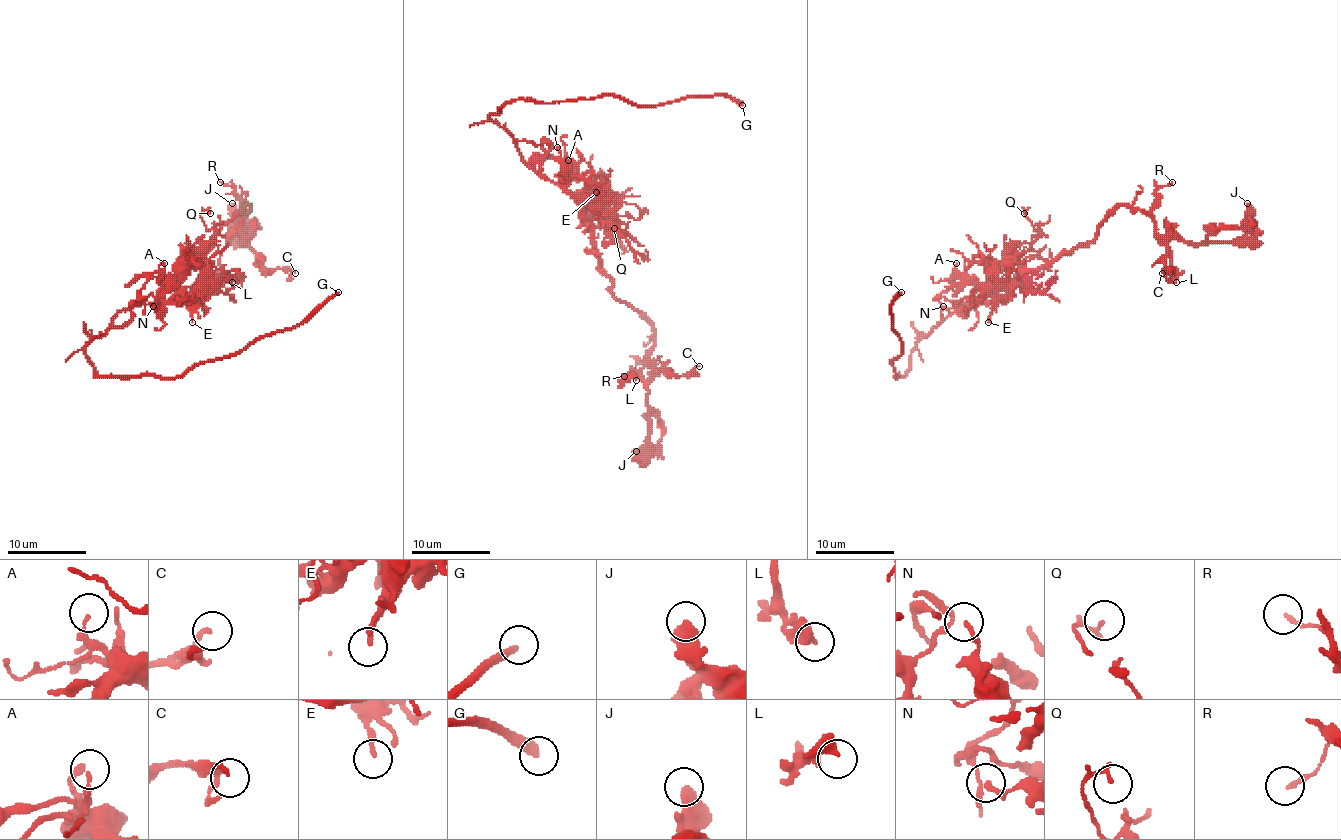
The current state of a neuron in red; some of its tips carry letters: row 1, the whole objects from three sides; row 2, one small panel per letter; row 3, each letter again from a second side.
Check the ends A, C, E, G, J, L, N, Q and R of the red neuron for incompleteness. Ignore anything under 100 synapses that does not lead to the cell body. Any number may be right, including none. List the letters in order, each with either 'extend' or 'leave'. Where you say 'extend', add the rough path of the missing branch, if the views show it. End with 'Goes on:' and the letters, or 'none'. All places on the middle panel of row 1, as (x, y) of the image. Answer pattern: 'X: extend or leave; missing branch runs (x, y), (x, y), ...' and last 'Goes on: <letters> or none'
A: leave
C: leave
E: leave
G: extend
J: leave
L: leave
N: leave
Q: leave
R: leave
Goes on: G

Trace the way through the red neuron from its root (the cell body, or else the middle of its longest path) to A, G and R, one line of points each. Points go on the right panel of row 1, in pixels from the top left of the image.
A: (972, 304), (980, 302), (982, 294), (954, 267), (956, 263)
G: (972, 304), (927, 334), (895, 377), (901, 340), (891, 302), (901, 292)
R: (972, 304), (986, 304), (1018, 277), (1087, 245), (1120, 205), (1148, 211), (1156, 192), (1172, 182)

